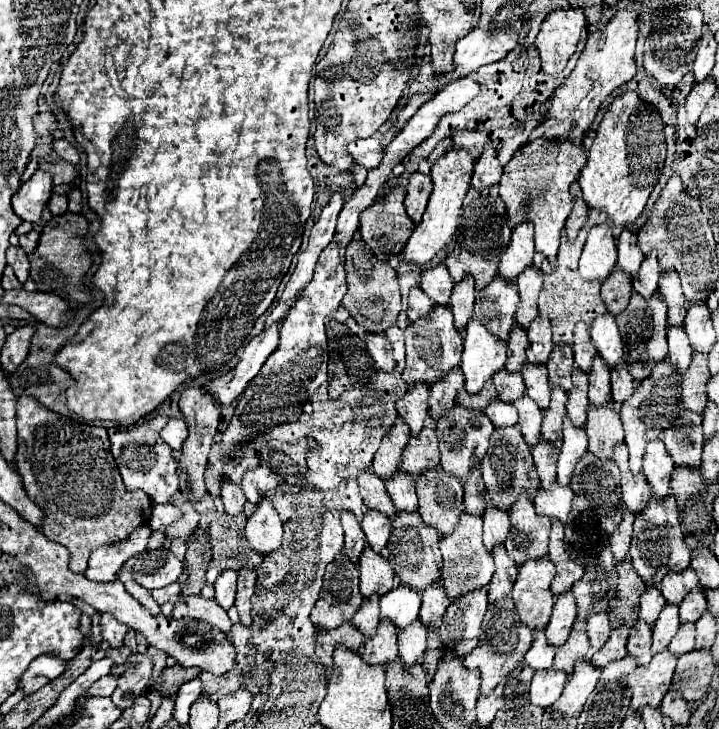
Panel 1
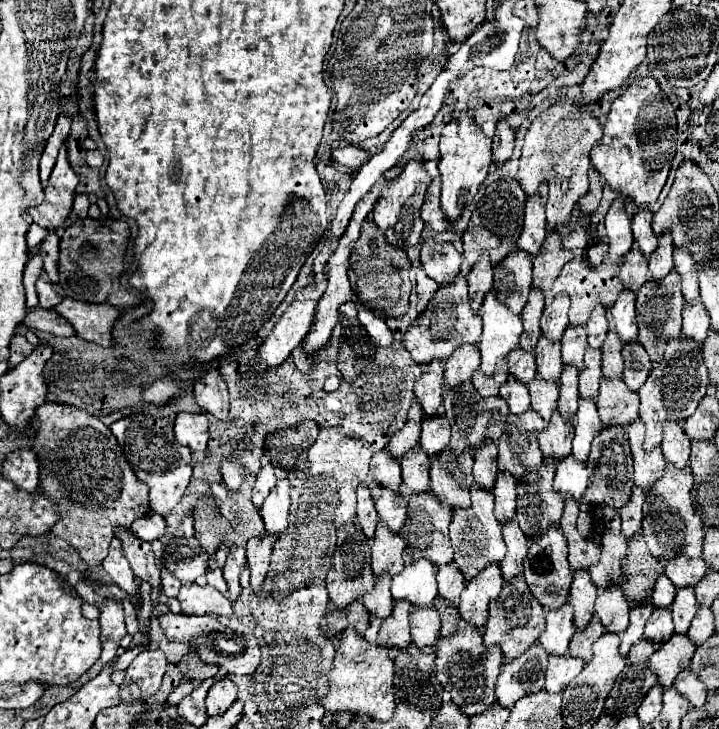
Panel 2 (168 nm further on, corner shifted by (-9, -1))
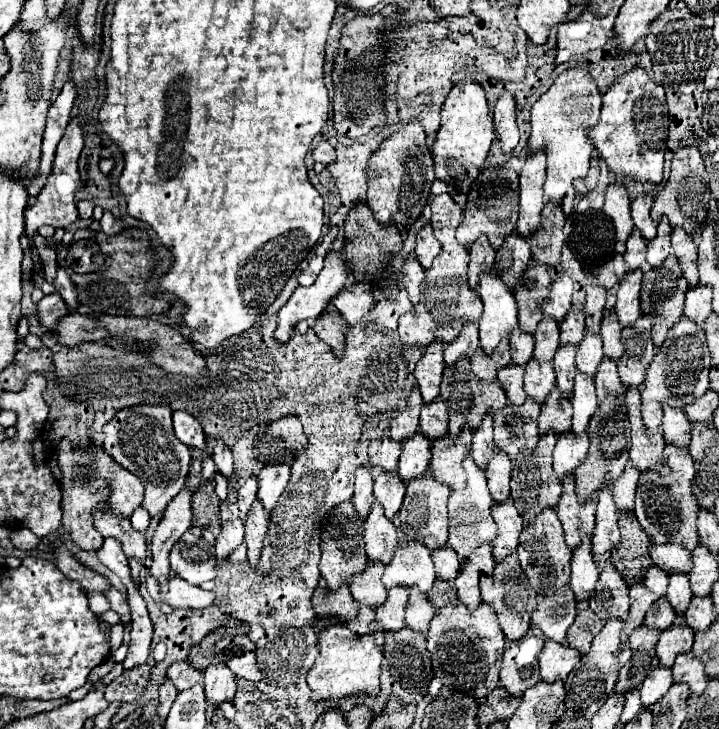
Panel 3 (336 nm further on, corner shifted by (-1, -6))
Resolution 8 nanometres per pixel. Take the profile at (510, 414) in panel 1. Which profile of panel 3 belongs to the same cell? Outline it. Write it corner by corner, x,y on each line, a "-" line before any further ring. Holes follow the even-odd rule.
512,364
504,366
498,372
498,382
506,390
506,398
510,404
524,404
526,400
524,390
522,390
522,374
524,374
524,368
516,368

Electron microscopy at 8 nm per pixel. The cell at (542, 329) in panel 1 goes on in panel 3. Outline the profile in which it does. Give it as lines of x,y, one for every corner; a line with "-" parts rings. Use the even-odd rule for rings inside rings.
564,276
550,286
550,294
542,304
542,314
554,318
560,324
566,312
570,310
570,298
572,298
572,280

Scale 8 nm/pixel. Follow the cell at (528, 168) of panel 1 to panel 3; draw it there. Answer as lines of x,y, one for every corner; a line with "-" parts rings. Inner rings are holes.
584,66
562,72
546,94
532,106
532,132
528,140
528,156
544,152
548,158
548,176
544,182
544,194
548,200
562,200
566,190
576,182
586,178
588,162
592,154
592,144
588,140
590,128
596,126
600,118
602,96
596,90
590,74

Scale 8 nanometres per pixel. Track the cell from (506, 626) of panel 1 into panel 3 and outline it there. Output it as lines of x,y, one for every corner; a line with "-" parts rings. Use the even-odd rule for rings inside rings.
510,556
508,560
504,560
504,564
496,564
492,576
482,576
480,592
482,592
482,602
494,608
504,636
510,642
520,640
530,628
530,614
534,612
538,602
536,602
536,592
528,586
528,578
524,578
524,572
520,572
520,564
516,556

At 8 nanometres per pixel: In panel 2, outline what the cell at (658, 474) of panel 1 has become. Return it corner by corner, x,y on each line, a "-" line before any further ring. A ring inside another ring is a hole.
680,421
664,423
664,435
662,435
662,453
668,463
674,463
676,467
688,467
690,459
690,439
684,435
684,427

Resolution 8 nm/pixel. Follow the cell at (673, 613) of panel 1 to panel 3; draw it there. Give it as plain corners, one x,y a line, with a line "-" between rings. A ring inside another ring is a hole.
670,576
670,586
668,586
668,594
666,594
668,602
672,604
676,616
684,616
690,600
692,600
692,592
690,592
690,584
688,584
688,576

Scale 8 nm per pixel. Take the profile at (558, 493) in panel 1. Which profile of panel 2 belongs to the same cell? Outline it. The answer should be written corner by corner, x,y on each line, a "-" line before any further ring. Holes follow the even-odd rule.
572,455
564,457
556,467
554,489
560,491
566,499
574,497
578,501
578,499
582,499
586,487
588,487
586,463
576,463
576,459
572,459

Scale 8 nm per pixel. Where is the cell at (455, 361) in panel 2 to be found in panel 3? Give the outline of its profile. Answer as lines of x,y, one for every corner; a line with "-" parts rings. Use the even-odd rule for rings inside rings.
468,324
460,336
444,348
444,362
446,366
454,366
460,356
472,356
478,350
478,328
476,324

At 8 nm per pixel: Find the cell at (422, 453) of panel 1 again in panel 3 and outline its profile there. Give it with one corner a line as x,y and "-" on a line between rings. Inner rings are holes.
438,398
434,404
424,404
420,412
420,432
430,440
438,440
446,436
448,428
448,408
446,404

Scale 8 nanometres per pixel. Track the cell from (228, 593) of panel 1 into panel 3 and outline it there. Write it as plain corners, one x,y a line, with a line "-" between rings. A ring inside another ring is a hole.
232,520
222,524
222,532
216,540
216,558
218,562
224,562
228,558
228,554
232,554
240,544
244,542
244,524
242,520

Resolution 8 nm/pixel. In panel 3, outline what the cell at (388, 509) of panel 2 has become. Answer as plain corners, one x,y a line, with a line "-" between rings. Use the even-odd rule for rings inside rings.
382,472
374,480
374,498
376,498
376,502
380,502
384,516
388,520
394,520
394,516
398,514
404,492
406,492
406,488
404,488
404,482
400,480
398,472

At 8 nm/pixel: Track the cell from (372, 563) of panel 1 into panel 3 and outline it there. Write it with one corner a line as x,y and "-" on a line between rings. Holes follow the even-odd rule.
376,502
372,504
372,510
364,522
364,544
368,560
382,564
390,564
398,548
396,526
386,520
386,516
380,512
380,504

